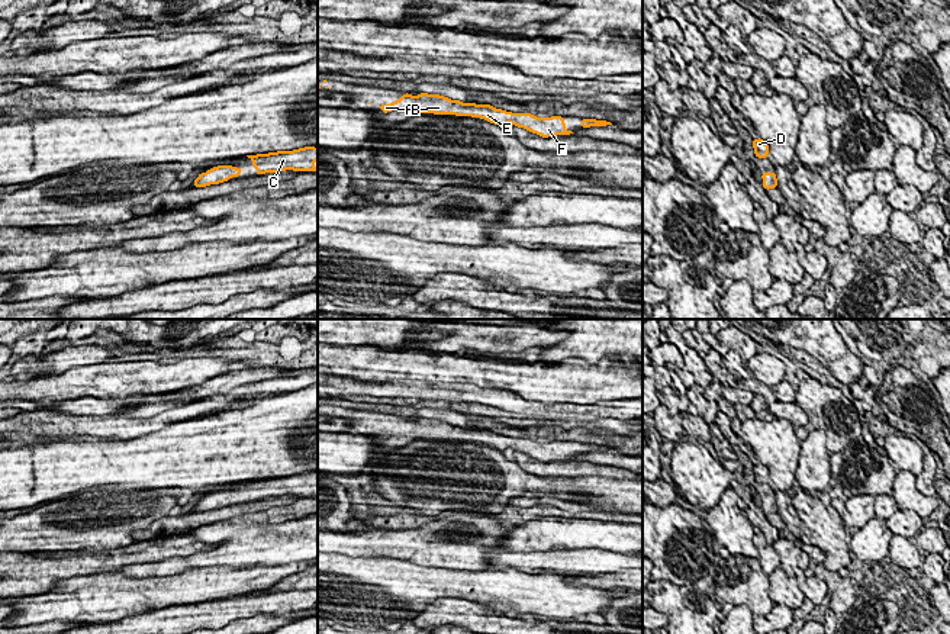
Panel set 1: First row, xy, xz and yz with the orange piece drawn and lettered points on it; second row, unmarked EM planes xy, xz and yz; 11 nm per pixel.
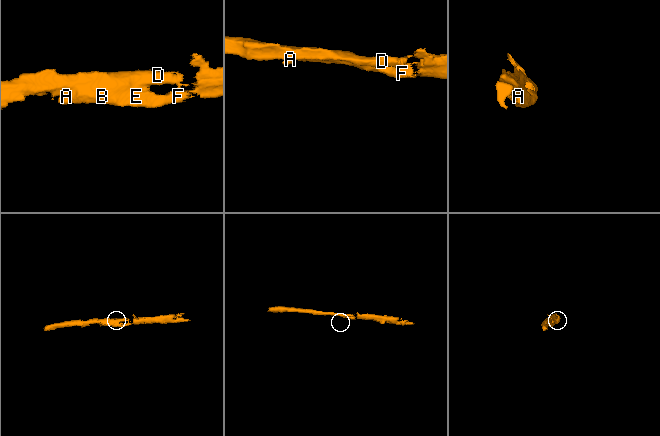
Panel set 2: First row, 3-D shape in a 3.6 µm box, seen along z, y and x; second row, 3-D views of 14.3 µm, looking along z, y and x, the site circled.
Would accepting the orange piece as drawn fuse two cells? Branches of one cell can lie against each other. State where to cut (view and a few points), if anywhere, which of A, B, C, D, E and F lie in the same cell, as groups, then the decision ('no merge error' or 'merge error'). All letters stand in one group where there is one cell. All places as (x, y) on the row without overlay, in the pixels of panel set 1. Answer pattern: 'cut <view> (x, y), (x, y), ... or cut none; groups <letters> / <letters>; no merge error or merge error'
cut none; groups A B C D E F; no merge error

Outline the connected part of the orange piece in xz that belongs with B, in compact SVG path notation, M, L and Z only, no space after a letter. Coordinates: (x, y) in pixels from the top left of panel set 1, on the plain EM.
M405 418L399 425L392 429L380 429L379 434L381 434L383 438L389 438L390 435L406 435L444 441L455 440L480 442L490 448L496 448L497 451L512 448L542 463L557 461L558 458L569 461L573 458L571 456L566 456L564 441L537 442L531 438L506 437L490 429L463 428L439 419L421 418L418 421L410 421L409 418Z

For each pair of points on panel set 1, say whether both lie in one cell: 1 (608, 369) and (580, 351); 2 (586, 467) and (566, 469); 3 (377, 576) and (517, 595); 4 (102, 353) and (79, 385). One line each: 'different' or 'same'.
1: different
2: same
3: same
4: different

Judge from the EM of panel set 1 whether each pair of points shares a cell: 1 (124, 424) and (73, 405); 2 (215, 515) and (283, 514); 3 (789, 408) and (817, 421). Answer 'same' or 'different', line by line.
1: different
2: different
3: different

